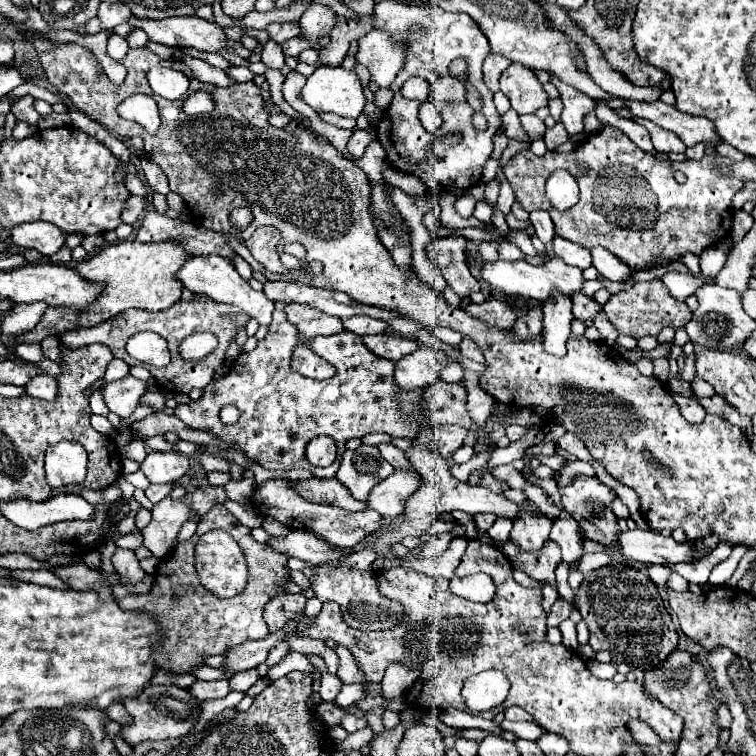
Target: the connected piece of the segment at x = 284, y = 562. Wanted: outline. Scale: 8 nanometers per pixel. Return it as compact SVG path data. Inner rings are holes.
M224 504L214 506L208 514L204 514L204 516L200 518L198 530L196 530L194 536L196 536L196 542L194 542L194 538L190 538L190 540L178 544L170 554L166 554L166 556L160 560L160 564L158 564L158 568L156 568L156 574L154 574L154 586L152 586L150 594L144 594L144 596L126 596L126 598L118 600L118 604L120 604L124 610L146 610L146 612L156 614L156 618L158 618L158 622L160 622L160 626L162 626L162 634L166 636L166 640L164 640L164 644L160 646L162 652L156 652L156 654L154 654L154 660L158 662L160 668L170 670L170 672L174 672L174 674L186 674L186 672L190 672L190 670L196 668L196 666L204 666L204 660L206 660L208 656L226 654L226 652L230 652L232 648L244 644L244 642L248 642L248 640L260 640L260 638L264 638L264 636L268 634L268 626L266 626L266 622L264 622L264 618L262 618L262 610L264 610L264 606L266 606L274 596L280 594L280 588L282 588L284 584L292 582L292 576L290 576L290 570L288 570L288 556L282 556L282 554L278 554L276 550L270 550L270 546L256 542L256 540L252 538L250 530L248 530L246 526L242 526L242 524L226 510ZM210 530L224 530L224 532L228 532L228 534L233 535L238 546L244 548L244 556L246 556L246 564L248 564L248 584L246 584L244 592L236 594L232 600L220 600L218 596L210 594L210 592L202 586L202 582L200 582L200 578L198 578L198 574L196 574L196 568L194 568L194 548L196 548L196 542L198 542L198 538L200 538L202 534L206 534L206 532L210 532Z

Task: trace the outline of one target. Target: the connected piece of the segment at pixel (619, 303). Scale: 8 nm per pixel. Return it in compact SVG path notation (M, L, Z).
M662 280L634 284L634 288L630 288L628 292L614 294L606 302L604 312L620 334L628 334L632 338L642 338L648 334L658 336L662 328L666 328L666 326L680 328L680 326L686 326L686 322L690 322L690 318L692 318L692 310L684 302L678 302L668 292L668 288L662 284Z

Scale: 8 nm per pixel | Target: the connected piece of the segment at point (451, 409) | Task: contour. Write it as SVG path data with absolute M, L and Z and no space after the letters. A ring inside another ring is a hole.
M440 378L425 390L430 422L434 426L472 426L466 412L466 390L462 384L448 384Z

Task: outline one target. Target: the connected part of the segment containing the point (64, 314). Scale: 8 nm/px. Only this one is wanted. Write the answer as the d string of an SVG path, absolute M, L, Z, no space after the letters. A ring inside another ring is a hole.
M118 240L106 244L98 254L74 266L84 278L106 284L102 298L98 298L98 302L94 302L94 306L86 314L70 314L68 310L58 310L58 306L54 308L50 306L42 322L30 334L22 334L20 342L40 342L50 334L62 334L66 330L74 330L74 326L96 326L98 322L110 320L112 316L128 308L142 308L150 312L166 310L176 302L180 302L182 298L184 284L176 274L186 264L188 258L192 258L192 254L186 252L186 246L182 246L182 242L172 242L172 240L150 242L150 244L142 244L138 240Z

